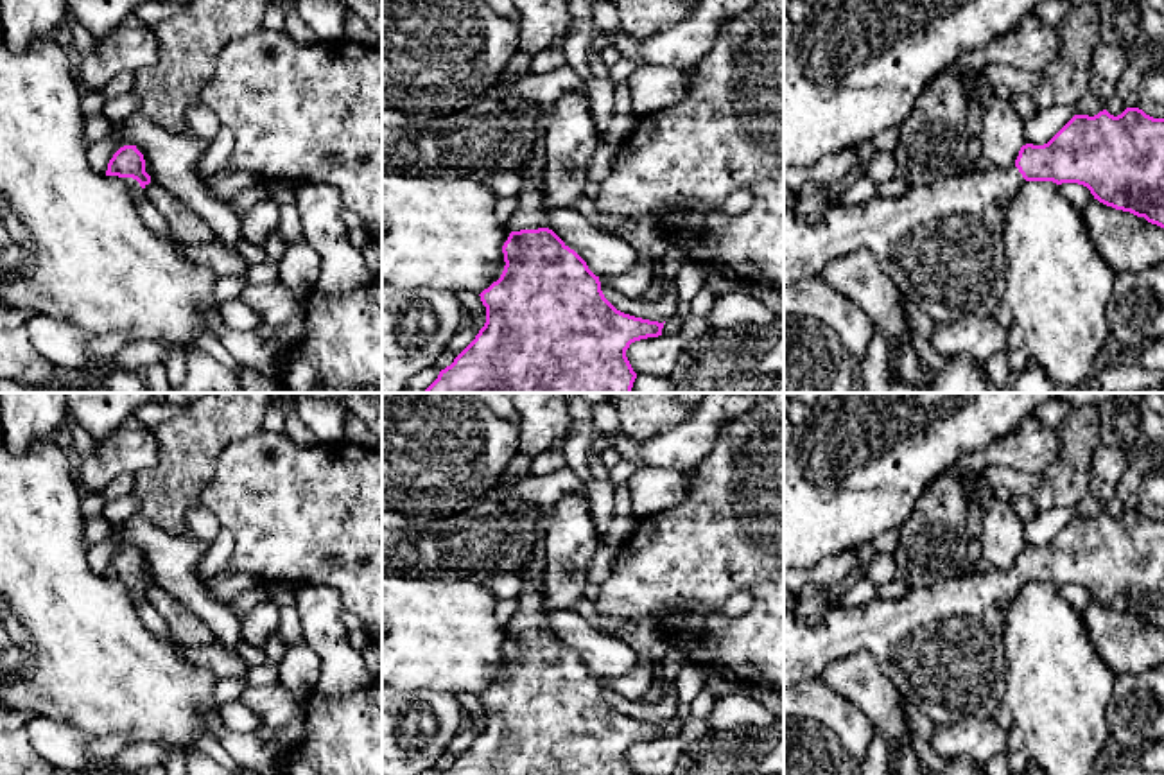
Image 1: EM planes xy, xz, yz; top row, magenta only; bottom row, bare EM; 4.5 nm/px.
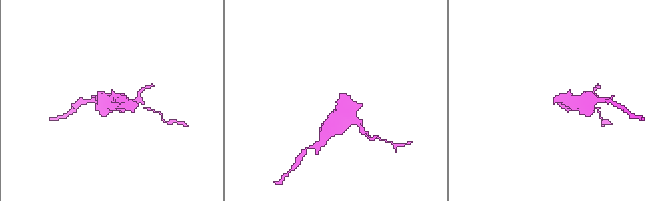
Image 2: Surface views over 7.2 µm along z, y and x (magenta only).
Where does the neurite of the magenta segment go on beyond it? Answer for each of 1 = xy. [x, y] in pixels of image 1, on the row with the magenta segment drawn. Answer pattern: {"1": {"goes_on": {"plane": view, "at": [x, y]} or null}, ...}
{"1": {"goes_on": {"plane": "xy", "at": [137, 191]}}}

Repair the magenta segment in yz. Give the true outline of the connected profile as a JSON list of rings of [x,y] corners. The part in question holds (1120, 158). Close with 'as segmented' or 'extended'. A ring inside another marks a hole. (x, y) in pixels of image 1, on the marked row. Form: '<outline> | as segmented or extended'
[[[1126,108],[1117,117],[1107,109],[1094,117],[1074,115],[1047,144],[1022,145],[1010,169],[909,187],[899,197],[875,196],[854,206],[834,205],[811,221],[787,208],[784,285],[816,278],[830,260],[868,249],[893,278],[902,298],[936,323],[949,323],[969,312],[992,316],[1004,300],[1006,285],[1001,201],[1017,196],[1024,179],[1083,185],[1099,203],[1164,228],[1164,118],[1153,118],[1139,108]]] | extended

